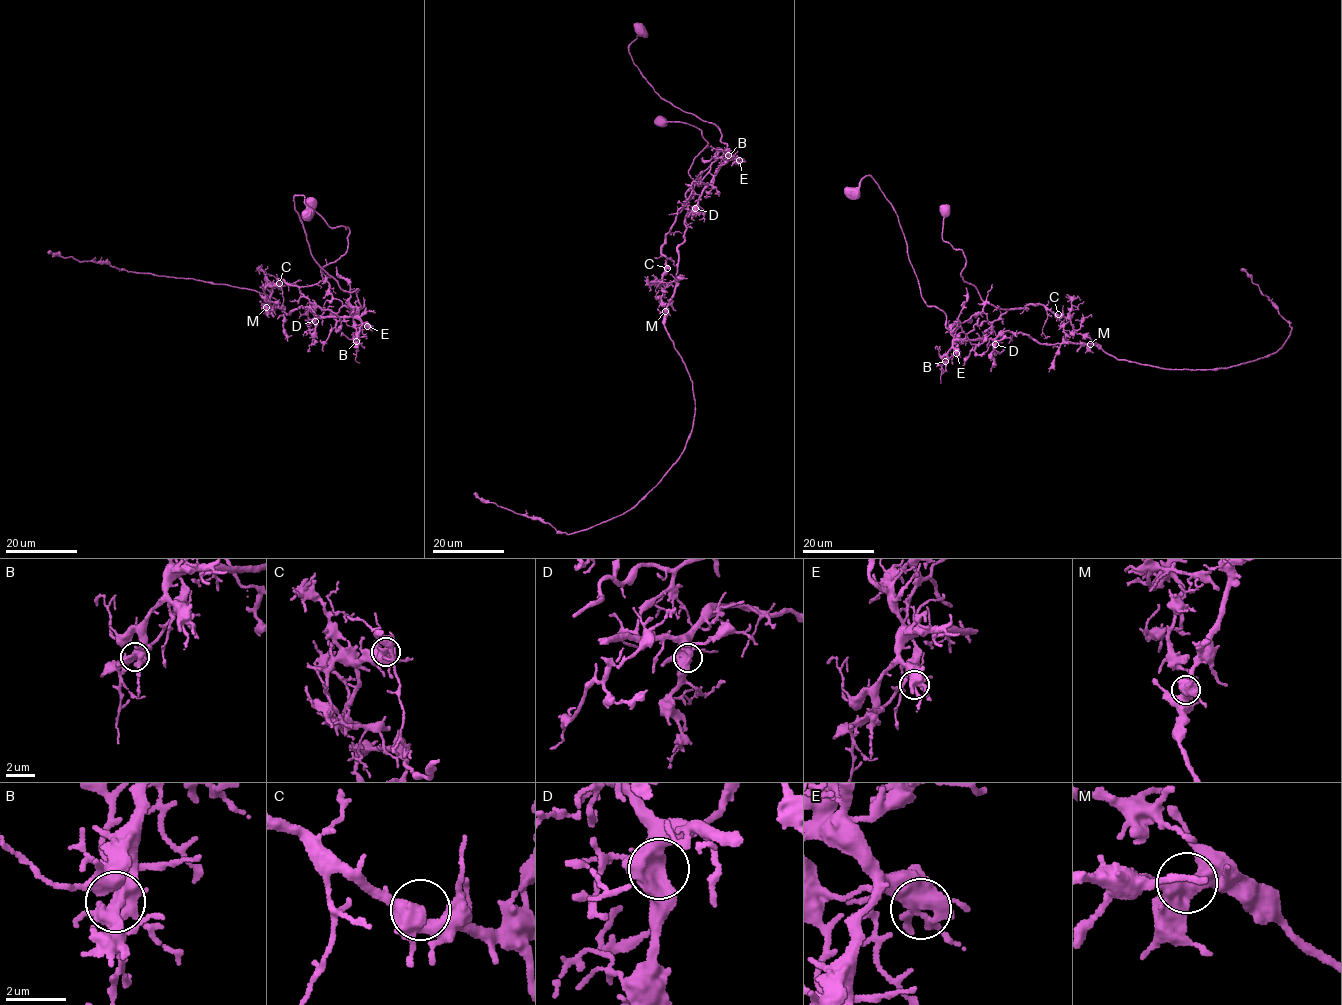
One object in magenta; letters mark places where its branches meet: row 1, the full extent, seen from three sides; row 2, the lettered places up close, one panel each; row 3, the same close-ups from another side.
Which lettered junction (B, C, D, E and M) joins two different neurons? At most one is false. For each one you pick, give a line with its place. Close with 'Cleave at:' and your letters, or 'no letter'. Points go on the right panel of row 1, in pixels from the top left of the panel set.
B: Place: (945, 361)
Cleave at: B

